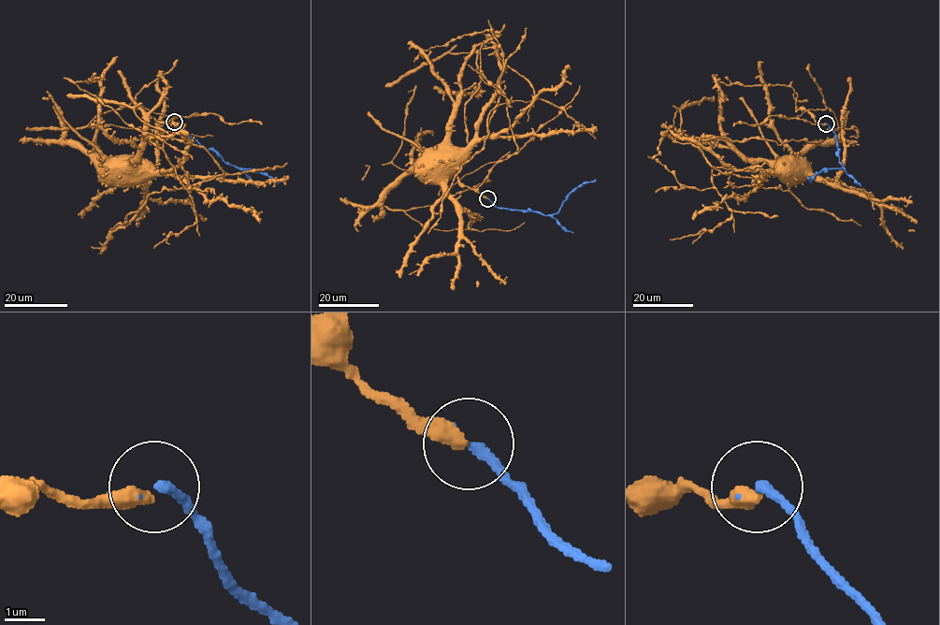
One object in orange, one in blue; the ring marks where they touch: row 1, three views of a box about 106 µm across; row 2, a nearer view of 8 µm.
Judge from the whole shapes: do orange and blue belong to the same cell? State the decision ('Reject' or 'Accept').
Accept

